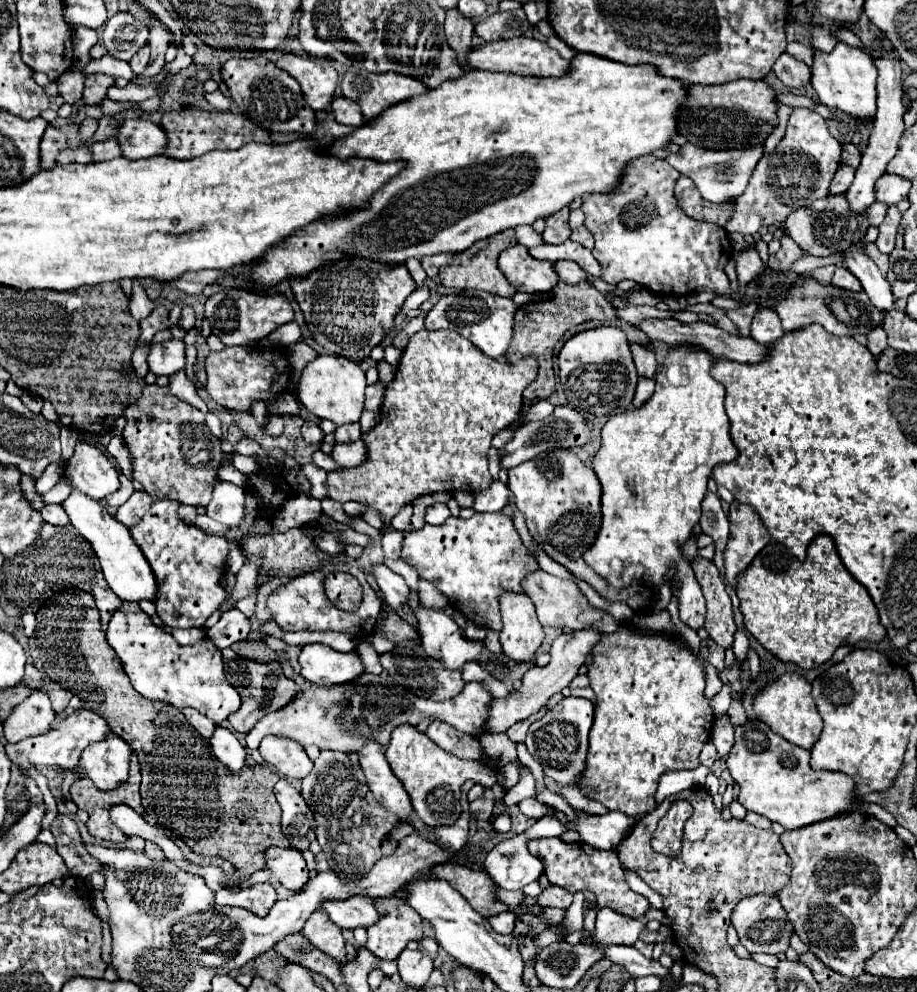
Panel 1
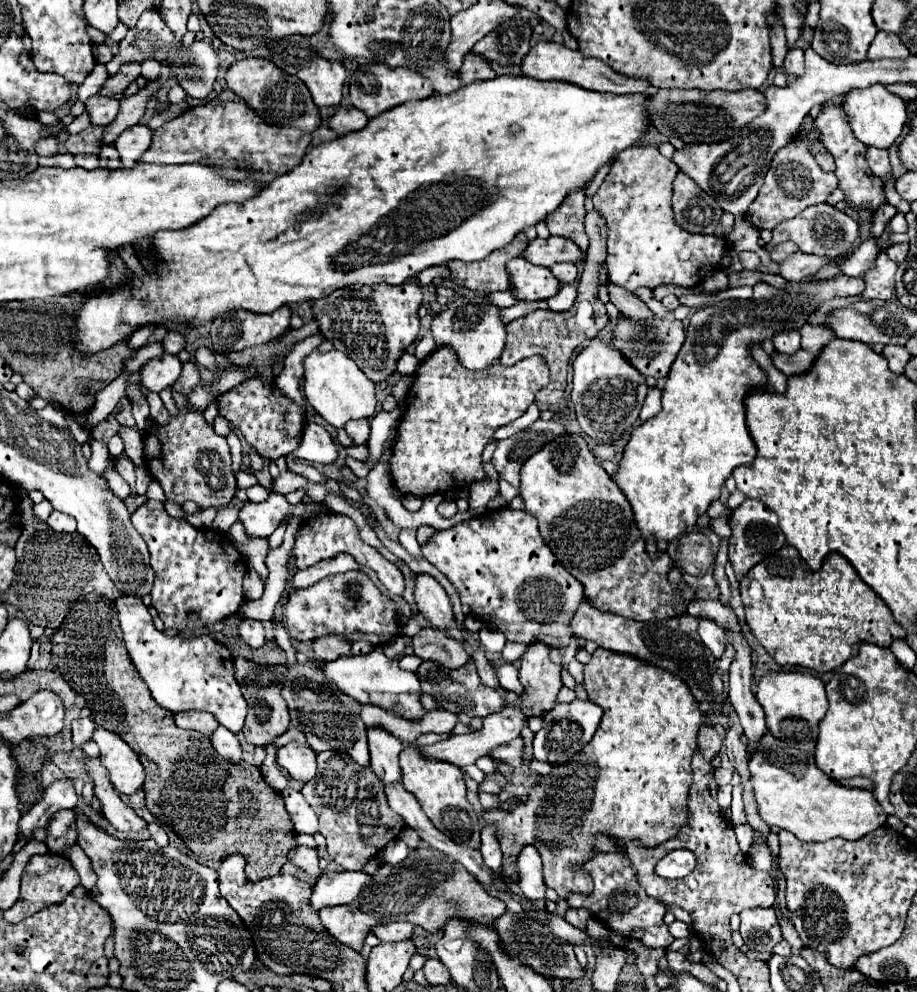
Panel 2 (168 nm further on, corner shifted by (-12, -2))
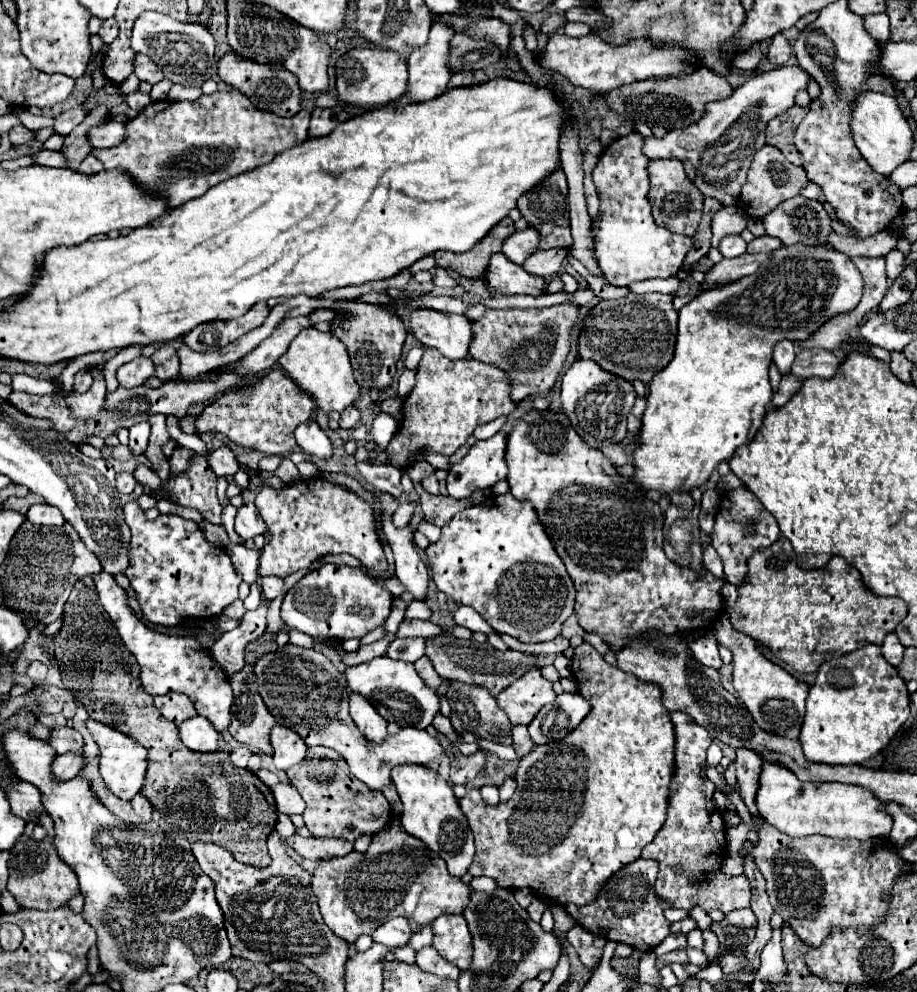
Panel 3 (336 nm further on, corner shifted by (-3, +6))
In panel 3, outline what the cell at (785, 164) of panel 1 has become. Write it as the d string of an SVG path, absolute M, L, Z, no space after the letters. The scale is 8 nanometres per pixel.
M764 146L756 152L754 162L750 166L750 174L746 184L742 186L742 194L740 194L740 208L752 216L752 218L764 218L768 212L776 210L780 202L796 196L806 184L808 184L808 176L806 170L802 166L794 166L786 160L786 156L774 148L774 146Z

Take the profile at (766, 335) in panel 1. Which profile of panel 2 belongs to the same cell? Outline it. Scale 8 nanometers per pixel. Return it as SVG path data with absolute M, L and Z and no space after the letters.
M781 332L773 338L773 344L775 344L775 350L777 352L783 352L783 354L795 354L799 350L799 332Z

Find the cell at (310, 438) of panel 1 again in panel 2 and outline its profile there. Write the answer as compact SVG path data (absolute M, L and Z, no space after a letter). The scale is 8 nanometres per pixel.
M307 422L301 446L295 450L295 458L309 460L313 464L333 464L337 460L337 444L323 426Z

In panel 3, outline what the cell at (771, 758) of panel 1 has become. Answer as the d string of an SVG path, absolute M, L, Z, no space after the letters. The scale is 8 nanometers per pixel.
M764 760L762 764L756 808L768 824L794 838L822 834L830 838L866 840L870 836L888 836L892 830L892 818L884 812L882 802L876 800L870 790L852 784L802 782L790 768L770 760Z

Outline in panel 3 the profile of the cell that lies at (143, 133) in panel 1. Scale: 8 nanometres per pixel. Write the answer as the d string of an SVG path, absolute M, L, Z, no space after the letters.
M108 120L106 124L98 126L98 128L92 128L88 132L90 136L90 144L94 148L112 148L112 146L118 146L124 136L126 136L126 122L114 122L114 120Z

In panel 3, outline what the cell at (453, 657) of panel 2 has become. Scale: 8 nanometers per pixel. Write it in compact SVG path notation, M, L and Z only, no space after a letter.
M440 632L434 638L426 638L426 656L432 660L434 670L442 678L486 686L492 692L492 696L498 696L508 684L512 684L518 676L522 676L522 672L526 672L526 668L538 664L528 654L522 654L516 650L498 652L488 642L480 644L476 640L462 640L462 638L450 636L446 632Z

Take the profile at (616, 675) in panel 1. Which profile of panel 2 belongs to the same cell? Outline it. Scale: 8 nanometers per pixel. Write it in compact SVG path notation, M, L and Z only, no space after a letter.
M597 648L591 662L585 664L583 686L589 700L603 708L601 724L587 748L583 748L579 756L567 760L567 764L553 766L551 774L543 776L527 792L527 802L523 806L517 806L509 814L499 814L499 810L483 810L485 826L495 824L495 838L503 852L503 864L495 874L501 880L509 878L519 882L515 860L523 850L523 844L535 844L543 856L545 886L553 888L563 900L567 900L567 894L571 892L585 896L591 890L591 876L583 874L579 866L597 854L593 844L595 834L607 834L619 846L625 846L629 840L639 840L645 848L655 848L677 836L679 828L687 820L687 784L693 780L691 758L697 750L697 730L705 720L693 696L687 696L687 686L677 676L643 664L631 656L621 656L603 648Z

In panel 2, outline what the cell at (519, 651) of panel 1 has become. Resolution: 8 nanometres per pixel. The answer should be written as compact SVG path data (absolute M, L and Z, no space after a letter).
M535 642L527 646L519 668L519 682L523 684L521 708L527 718L543 716L553 710L557 692L561 690L559 666L553 666L549 660L551 646Z

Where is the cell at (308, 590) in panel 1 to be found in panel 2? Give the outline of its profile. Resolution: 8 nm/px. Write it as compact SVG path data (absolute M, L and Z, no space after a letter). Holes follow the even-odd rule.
M355 570L327 576L309 588L293 590L285 604L285 628L299 642L313 642L327 634L343 634L351 642L367 640L381 646L401 634L395 602L383 596L365 572ZM351 586L357 586L357 590L351 590ZM347 600L357 600L357 606L347 610Z

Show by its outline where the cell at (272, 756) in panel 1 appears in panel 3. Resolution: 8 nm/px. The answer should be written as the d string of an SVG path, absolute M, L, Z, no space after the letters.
M276 724L272 728L270 742L274 748L272 756L274 756L274 764L278 770L288 770L288 768L300 764L302 758L306 758L308 746L296 732L290 732L290 728L286 728L286 726Z

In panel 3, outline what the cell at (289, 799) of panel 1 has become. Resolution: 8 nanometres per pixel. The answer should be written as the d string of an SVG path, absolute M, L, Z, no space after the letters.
M276 784L272 786L272 794L280 814L294 816L294 814L302 814L306 808L300 792L292 784Z

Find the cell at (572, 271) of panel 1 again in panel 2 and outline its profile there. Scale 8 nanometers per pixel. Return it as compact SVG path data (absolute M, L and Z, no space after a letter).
M553 264L549 270L561 284L575 284L579 276L579 270L575 264Z

